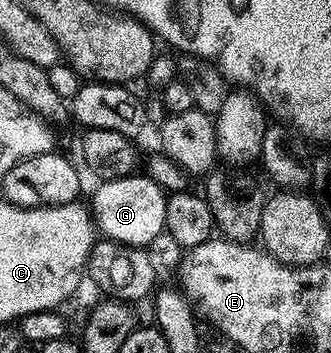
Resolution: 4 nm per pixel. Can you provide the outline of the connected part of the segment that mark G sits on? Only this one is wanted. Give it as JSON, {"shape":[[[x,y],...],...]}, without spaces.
{"shape":[[[132,173],[120,179],[108,179],[98,184],[99,188],[91,195],[89,212],[93,220],[93,226],[104,239],[112,239],[118,243],[124,243],[130,247],[150,248],[150,243],[160,234],[164,234],[166,203],[168,192],[164,191],[159,184],[151,180],[150,174]]]}

